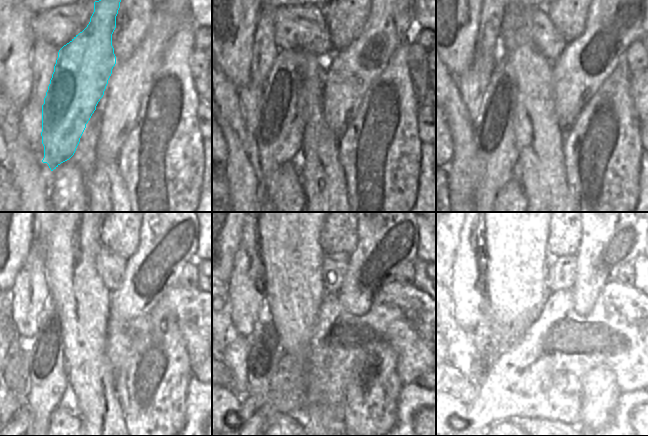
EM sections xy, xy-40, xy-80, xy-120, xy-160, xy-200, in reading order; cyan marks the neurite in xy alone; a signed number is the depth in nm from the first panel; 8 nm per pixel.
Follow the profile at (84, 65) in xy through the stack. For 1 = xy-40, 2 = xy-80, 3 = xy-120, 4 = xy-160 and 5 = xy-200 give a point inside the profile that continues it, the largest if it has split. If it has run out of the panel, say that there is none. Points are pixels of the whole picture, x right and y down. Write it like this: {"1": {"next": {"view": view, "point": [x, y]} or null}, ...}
{"1": {"next": {"view": "xy-40", "point": [279, 108]}}, "2": {"next": {"view": "xy-80", "point": [499, 104]}}, "3": {"next": {"view": "xy-120", "point": [50, 335]}}, "4": {"next": {"view": "xy-160", "point": [275, 352]}}, "5": {"next": {"view": "xy-200", "point": [500, 355]}}}

